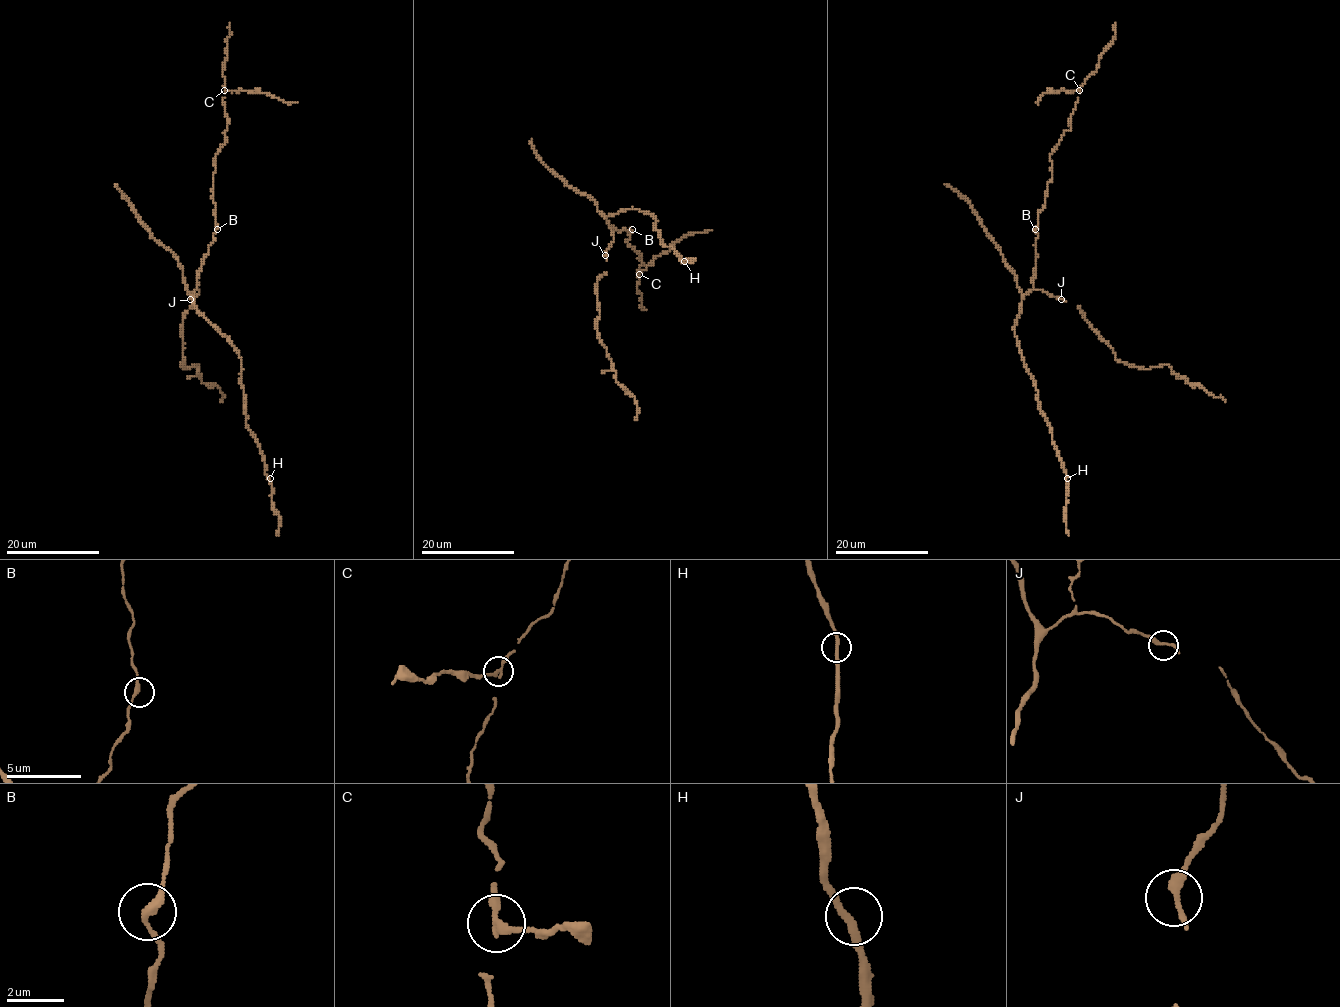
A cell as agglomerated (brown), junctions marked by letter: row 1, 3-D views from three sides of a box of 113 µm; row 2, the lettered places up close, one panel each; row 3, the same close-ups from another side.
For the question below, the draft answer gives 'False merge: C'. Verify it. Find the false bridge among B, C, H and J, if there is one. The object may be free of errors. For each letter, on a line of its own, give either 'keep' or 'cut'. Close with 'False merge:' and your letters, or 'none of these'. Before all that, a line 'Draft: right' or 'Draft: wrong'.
Draft: right
B: keep
C: cut
H: keep
J: keep
False merge: C

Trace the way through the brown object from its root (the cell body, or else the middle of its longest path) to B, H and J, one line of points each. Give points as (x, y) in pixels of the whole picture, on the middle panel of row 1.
B: (612, 227), (615, 231), (632, 229)
H: (612, 227), (608, 215), (632, 208), (647, 212), (655, 218), (660, 241), (684, 261)
J: (612, 227), (613, 241), (605, 255)

